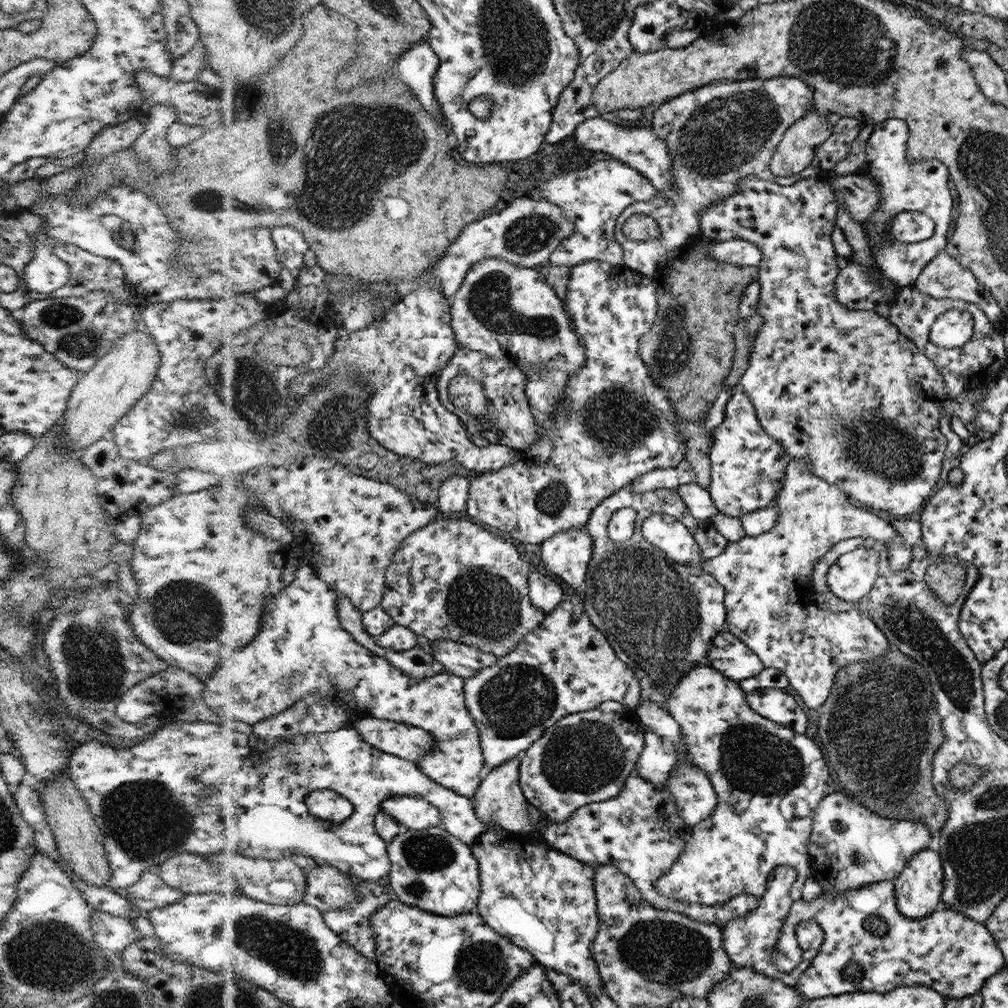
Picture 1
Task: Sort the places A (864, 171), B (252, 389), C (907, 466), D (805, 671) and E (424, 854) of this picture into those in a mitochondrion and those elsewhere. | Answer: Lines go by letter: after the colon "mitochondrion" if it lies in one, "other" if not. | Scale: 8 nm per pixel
A: other
B: mitochondrion
C: mitochondrion
D: other
E: mitochondrion

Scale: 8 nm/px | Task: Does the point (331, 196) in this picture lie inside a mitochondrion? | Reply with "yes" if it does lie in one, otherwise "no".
yes

